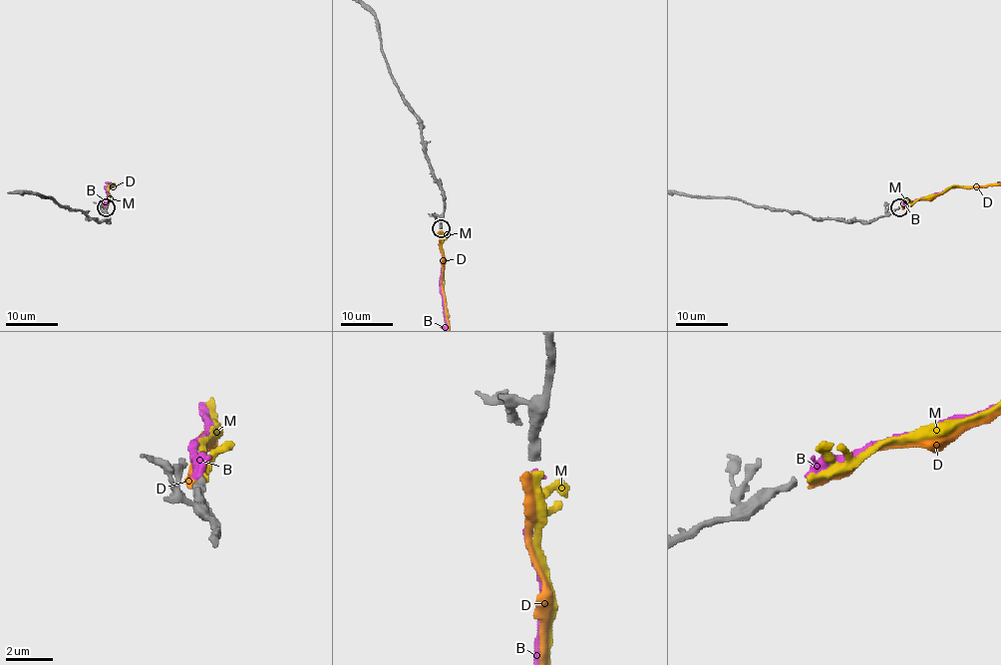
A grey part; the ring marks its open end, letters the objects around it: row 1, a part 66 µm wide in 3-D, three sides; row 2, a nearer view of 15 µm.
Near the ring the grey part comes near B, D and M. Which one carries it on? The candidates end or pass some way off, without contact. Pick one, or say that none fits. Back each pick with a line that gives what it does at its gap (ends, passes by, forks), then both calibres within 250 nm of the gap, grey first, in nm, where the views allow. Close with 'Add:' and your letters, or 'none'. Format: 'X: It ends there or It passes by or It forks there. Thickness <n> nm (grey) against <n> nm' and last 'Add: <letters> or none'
M: It ends there. Thickness 360 nm (grey) against 320 nm
Add: M

